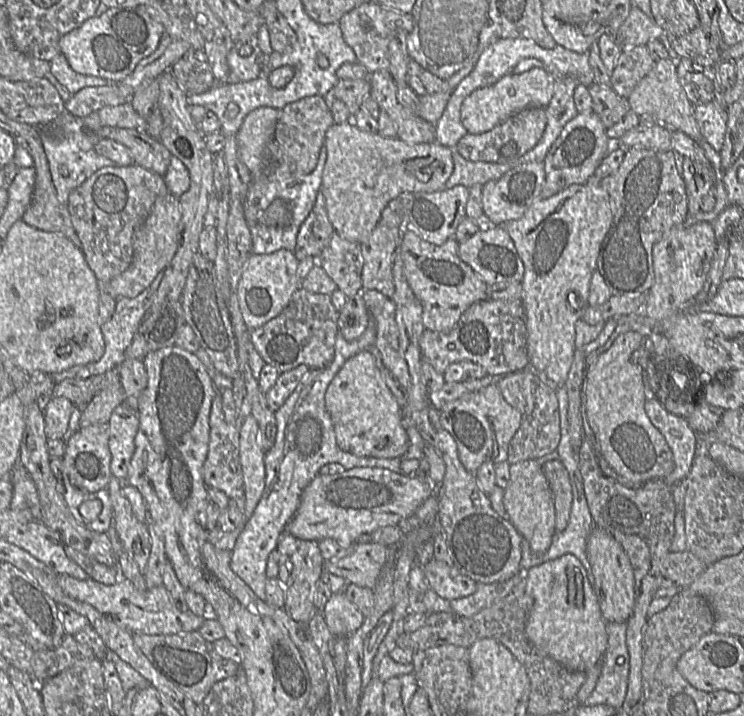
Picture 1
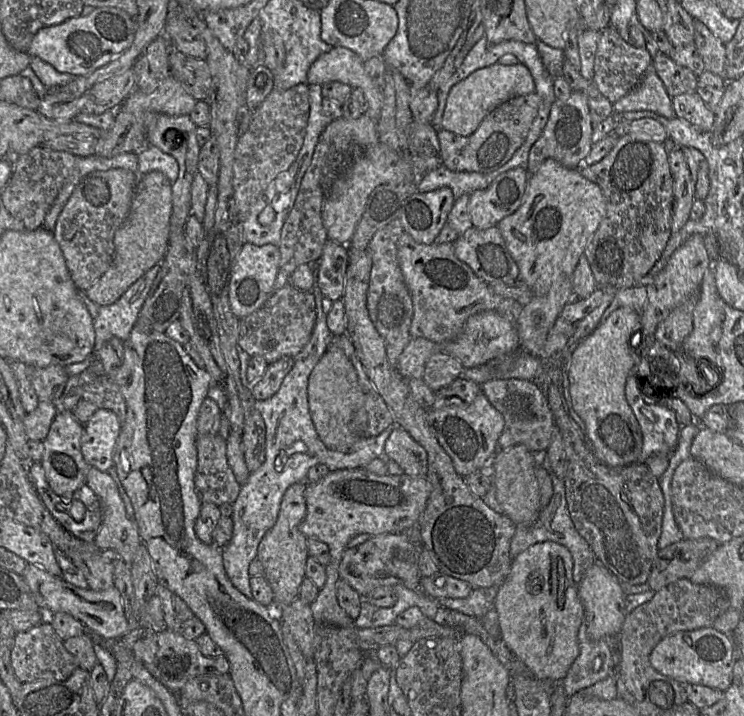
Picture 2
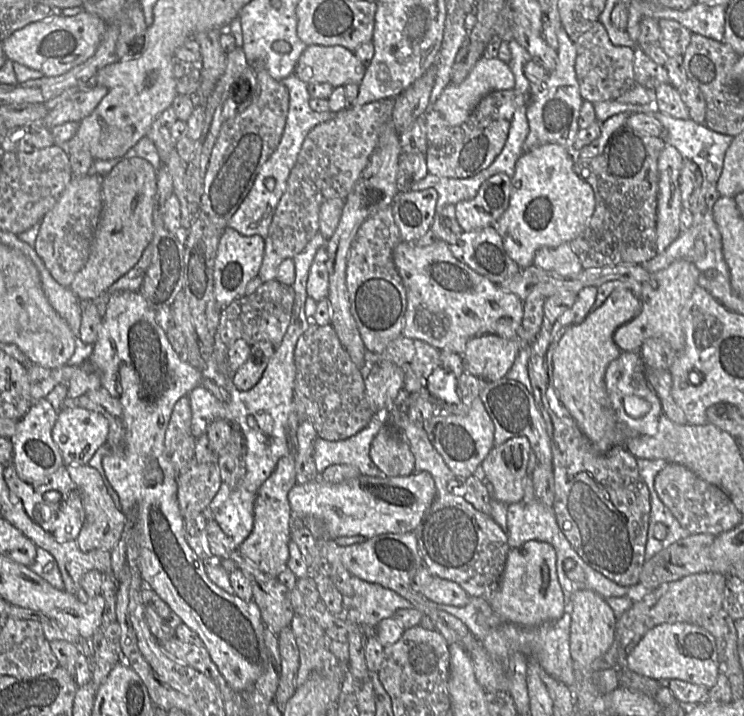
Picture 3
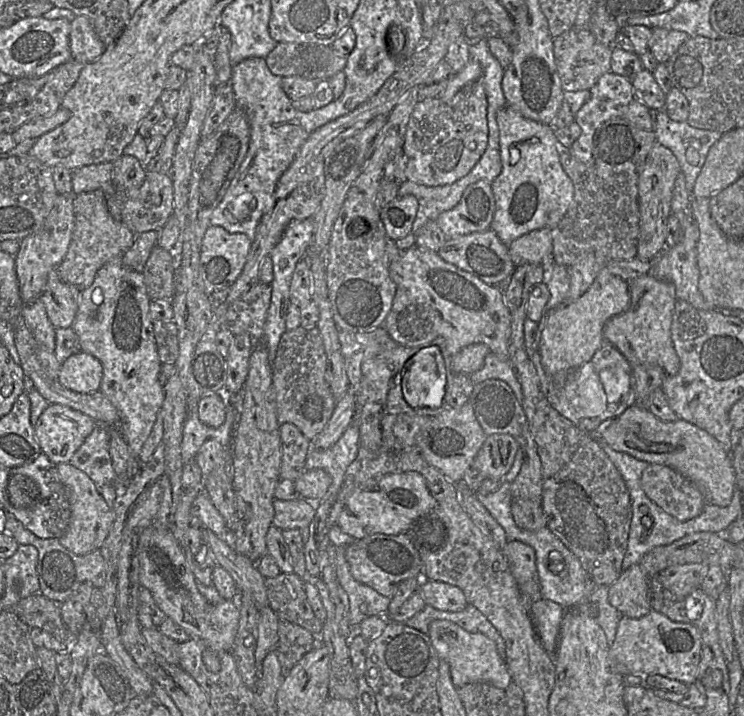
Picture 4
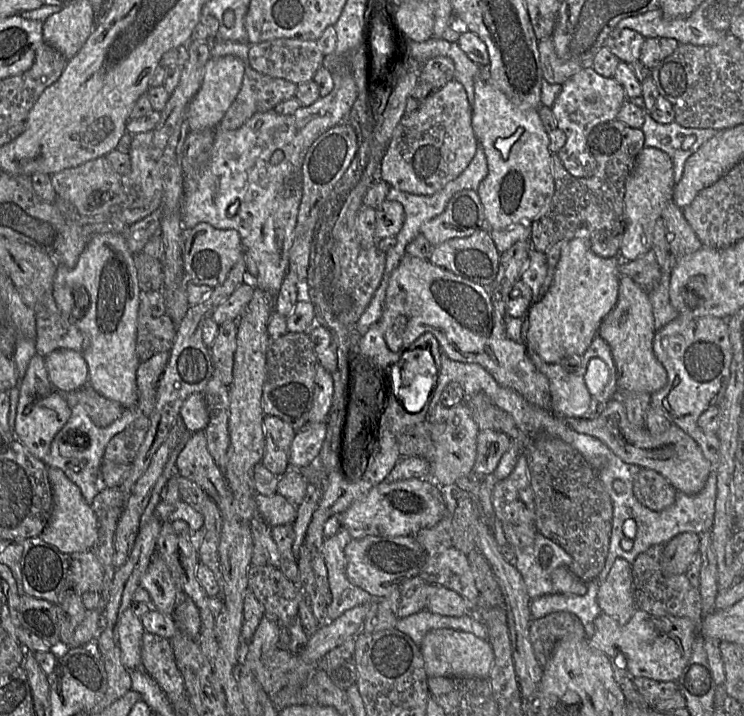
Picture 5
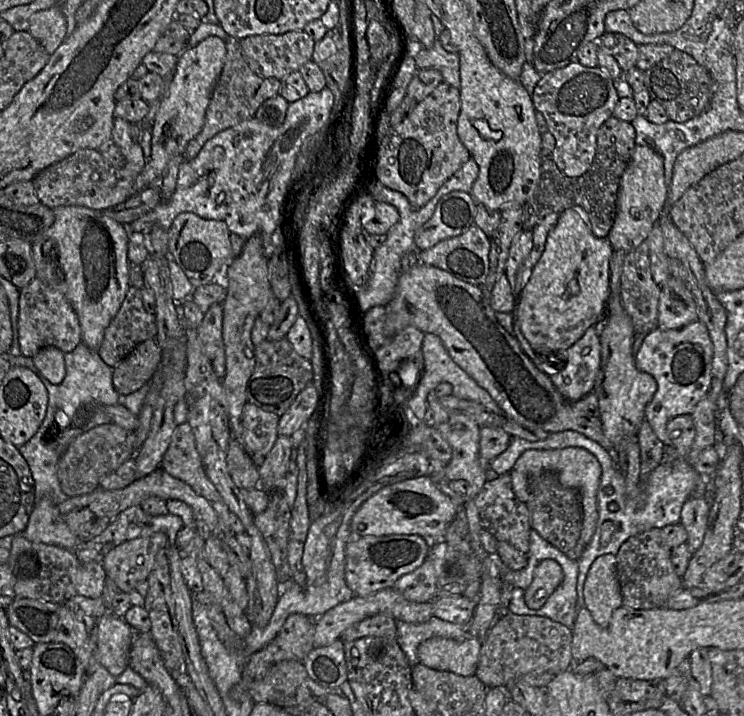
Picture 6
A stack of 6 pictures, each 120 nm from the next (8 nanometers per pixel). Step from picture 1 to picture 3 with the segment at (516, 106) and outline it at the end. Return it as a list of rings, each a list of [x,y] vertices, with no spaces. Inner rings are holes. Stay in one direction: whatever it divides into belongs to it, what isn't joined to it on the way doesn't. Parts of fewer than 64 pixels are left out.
[[[482,57],[470,70],[466,78],[457,84],[448,85],[435,104],[444,119],[452,126],[464,123],[479,102],[489,93],[498,90],[510,90],[515,86],[515,77],[508,63],[499,58]]]

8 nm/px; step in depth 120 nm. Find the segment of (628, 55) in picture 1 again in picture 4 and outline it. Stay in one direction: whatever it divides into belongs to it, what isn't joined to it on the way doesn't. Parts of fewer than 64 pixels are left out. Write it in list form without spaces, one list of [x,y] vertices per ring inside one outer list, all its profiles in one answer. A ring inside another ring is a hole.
[[[572,28],[555,37],[553,45],[557,70],[565,91],[590,91],[602,75],[611,72],[614,46],[606,46],[598,42],[587,28]]]

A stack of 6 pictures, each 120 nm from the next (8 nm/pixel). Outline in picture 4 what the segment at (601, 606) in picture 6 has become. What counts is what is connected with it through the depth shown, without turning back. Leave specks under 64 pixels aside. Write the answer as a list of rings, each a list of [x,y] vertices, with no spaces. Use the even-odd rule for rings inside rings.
[[[639,565],[625,569],[608,587],[608,600],[622,615],[637,619],[652,611],[649,578]]]

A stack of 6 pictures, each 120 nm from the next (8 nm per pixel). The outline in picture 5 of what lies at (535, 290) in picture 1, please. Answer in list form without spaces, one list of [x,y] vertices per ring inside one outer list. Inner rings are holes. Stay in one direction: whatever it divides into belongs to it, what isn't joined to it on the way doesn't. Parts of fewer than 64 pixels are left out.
[[[488,69],[475,81],[471,107],[472,128],[478,146],[485,152],[488,165],[488,174],[476,190],[486,218],[483,229],[530,225],[548,211],[555,191],[550,138],[538,111],[514,104],[489,82]]]

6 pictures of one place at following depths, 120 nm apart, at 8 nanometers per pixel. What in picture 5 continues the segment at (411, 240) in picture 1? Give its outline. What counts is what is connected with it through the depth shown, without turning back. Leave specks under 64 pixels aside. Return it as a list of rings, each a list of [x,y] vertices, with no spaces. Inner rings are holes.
[[[408,254],[387,274],[385,298],[379,324],[388,348],[392,351],[408,350],[408,346],[425,332],[435,336],[442,351],[450,359],[477,363],[484,367],[496,382],[519,393],[531,405],[551,411],[551,394],[548,379],[536,368],[523,342],[512,340],[505,331],[502,316],[495,309],[489,287],[474,283],[443,267]]]

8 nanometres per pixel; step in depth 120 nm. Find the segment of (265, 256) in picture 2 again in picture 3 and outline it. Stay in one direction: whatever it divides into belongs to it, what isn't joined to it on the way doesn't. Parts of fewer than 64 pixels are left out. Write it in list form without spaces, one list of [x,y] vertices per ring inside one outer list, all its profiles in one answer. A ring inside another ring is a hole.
[[[230,227],[221,235],[214,264],[214,296],[220,307],[246,296],[247,286],[258,276],[265,251],[264,238],[245,236]]]

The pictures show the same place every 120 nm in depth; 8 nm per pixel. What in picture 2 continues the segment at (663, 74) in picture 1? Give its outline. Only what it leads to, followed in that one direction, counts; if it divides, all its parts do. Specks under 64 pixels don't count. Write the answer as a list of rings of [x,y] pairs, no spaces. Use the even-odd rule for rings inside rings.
[[[652,66],[635,89],[614,103],[613,108],[616,113],[650,111],[666,118],[675,117],[672,97]]]

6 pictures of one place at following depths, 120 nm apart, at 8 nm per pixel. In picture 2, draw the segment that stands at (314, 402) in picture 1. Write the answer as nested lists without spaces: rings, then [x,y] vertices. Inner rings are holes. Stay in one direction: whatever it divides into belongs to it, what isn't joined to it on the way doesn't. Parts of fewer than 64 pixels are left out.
[[[318,302],[318,316],[308,345],[295,354],[295,364],[283,380],[278,392],[267,400],[256,400],[255,407],[260,412],[266,426],[266,456],[264,462],[251,472],[232,503],[233,533],[223,548],[223,566],[232,585],[243,595],[252,598],[249,565],[256,559],[257,548],[266,532],[275,524],[282,498],[293,484],[305,482],[308,470],[317,464],[326,465],[330,470],[363,468],[375,459],[389,459],[384,445],[395,429],[395,424],[387,427],[379,435],[358,440],[349,451],[329,449],[320,439],[308,404],[309,376],[317,362],[326,354],[333,339],[343,334],[334,334],[327,327],[322,302]]]

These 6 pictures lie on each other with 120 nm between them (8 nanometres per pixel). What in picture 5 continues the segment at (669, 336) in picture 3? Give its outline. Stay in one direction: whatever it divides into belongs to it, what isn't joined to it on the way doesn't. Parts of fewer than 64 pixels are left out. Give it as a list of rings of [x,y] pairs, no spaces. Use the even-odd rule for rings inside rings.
[[[619,277],[619,292],[614,308],[601,320],[599,336],[609,345],[617,369],[616,397],[625,392],[654,393],[667,381],[667,372],[656,358],[652,343],[656,333],[649,293],[630,277]]]

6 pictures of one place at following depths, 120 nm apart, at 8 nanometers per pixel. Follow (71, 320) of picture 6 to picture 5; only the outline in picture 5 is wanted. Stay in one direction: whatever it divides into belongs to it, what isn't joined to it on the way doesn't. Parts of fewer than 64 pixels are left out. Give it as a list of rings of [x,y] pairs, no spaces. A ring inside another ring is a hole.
[[[48,296],[34,312],[37,355],[45,357],[56,350],[82,352],[81,332],[61,315],[52,296]]]

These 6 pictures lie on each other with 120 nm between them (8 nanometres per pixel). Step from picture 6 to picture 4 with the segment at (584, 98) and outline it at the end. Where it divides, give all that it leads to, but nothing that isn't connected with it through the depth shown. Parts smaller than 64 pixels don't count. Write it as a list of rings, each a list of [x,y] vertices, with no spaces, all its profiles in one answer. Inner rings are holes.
[[[612,72],[602,75],[590,89],[590,94],[590,98],[575,114],[574,122],[580,126],[582,133],[568,149],[576,160],[583,163],[589,163],[592,159],[593,135],[597,128],[608,120],[623,118],[629,103],[636,100],[631,81]]]

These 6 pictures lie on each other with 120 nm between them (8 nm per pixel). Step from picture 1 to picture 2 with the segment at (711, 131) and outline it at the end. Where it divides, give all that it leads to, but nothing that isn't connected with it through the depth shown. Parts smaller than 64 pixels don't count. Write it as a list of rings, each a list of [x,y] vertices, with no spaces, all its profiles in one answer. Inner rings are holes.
[[[685,93],[672,97],[675,117],[684,119],[702,131],[711,132],[714,112],[709,109],[696,93]]]

